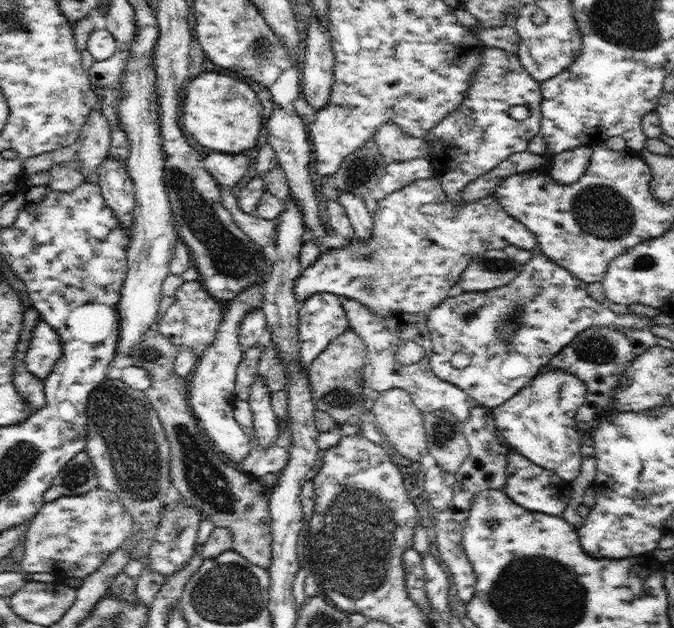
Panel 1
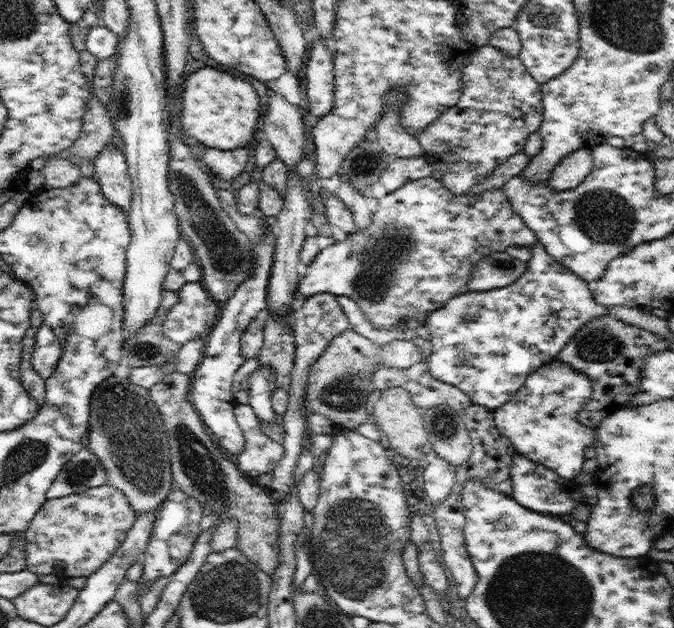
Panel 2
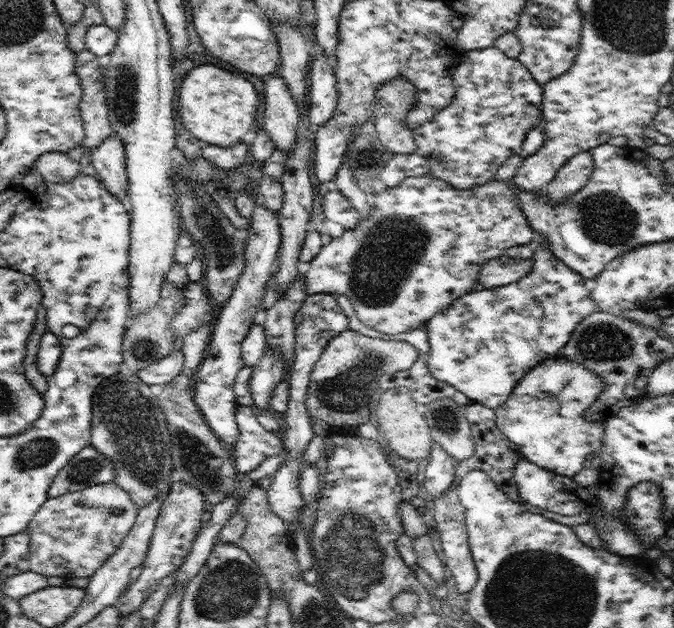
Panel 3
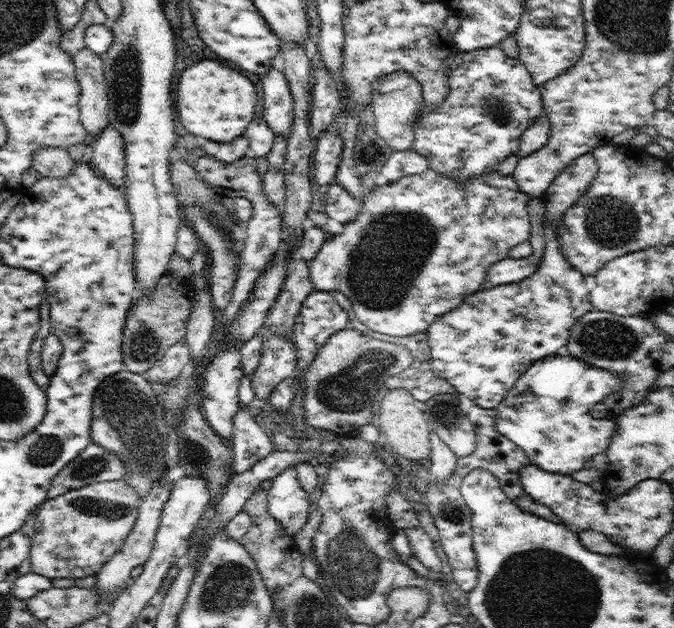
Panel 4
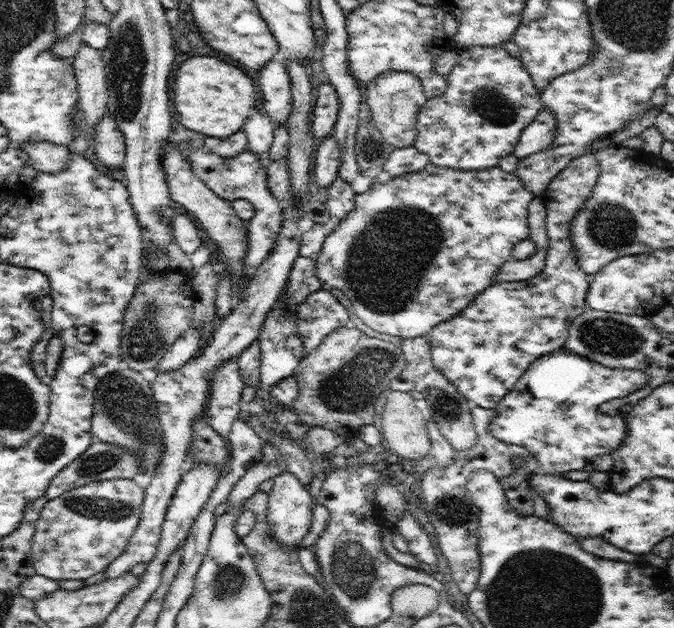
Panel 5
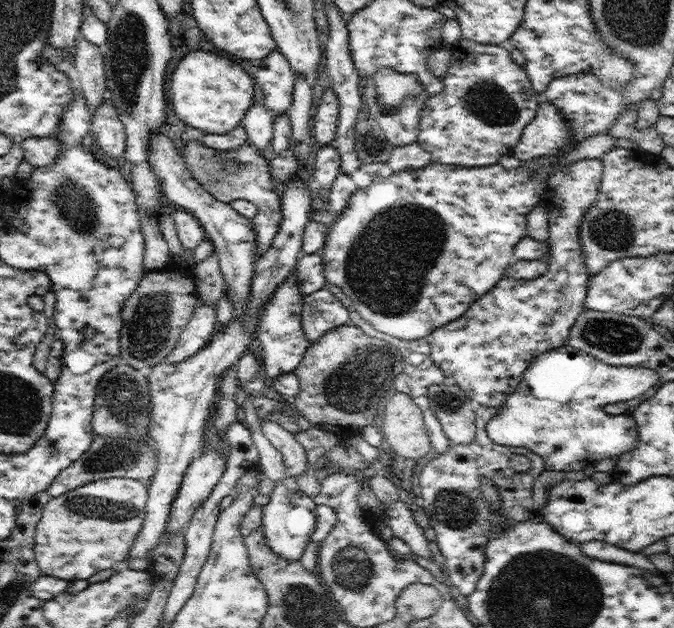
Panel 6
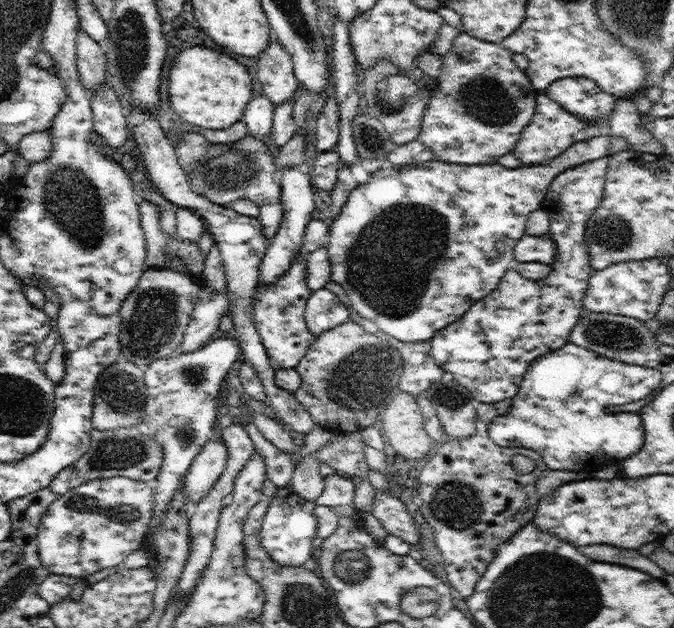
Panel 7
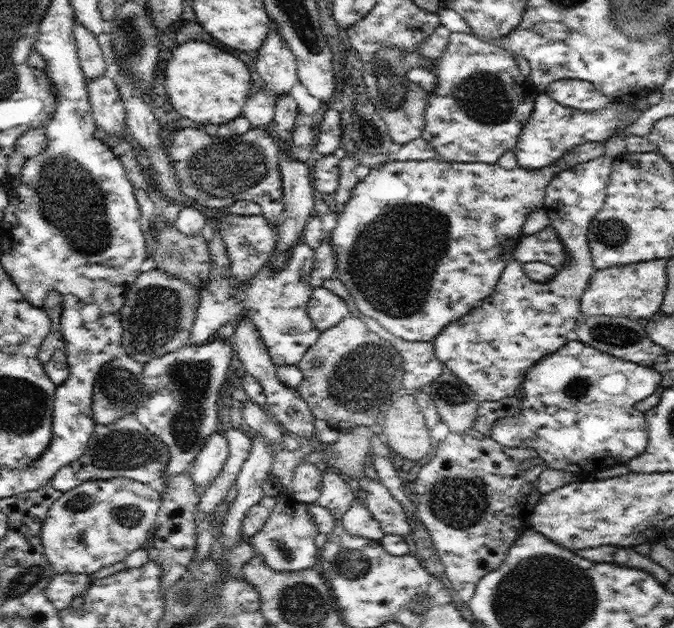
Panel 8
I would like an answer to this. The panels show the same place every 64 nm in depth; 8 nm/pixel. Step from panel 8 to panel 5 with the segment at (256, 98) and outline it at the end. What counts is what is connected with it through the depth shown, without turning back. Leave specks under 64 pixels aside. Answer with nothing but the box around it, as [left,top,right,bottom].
[243,111,277,155]

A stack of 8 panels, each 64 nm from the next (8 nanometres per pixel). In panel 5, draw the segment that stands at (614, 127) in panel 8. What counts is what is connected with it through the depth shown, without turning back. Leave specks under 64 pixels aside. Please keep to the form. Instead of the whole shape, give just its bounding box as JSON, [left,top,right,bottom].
[514,108,557,159]

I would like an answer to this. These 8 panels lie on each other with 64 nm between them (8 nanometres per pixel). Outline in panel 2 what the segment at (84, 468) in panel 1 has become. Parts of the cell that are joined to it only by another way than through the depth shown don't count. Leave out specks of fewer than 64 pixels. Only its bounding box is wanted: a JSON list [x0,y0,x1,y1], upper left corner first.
[46,447,106,499]

